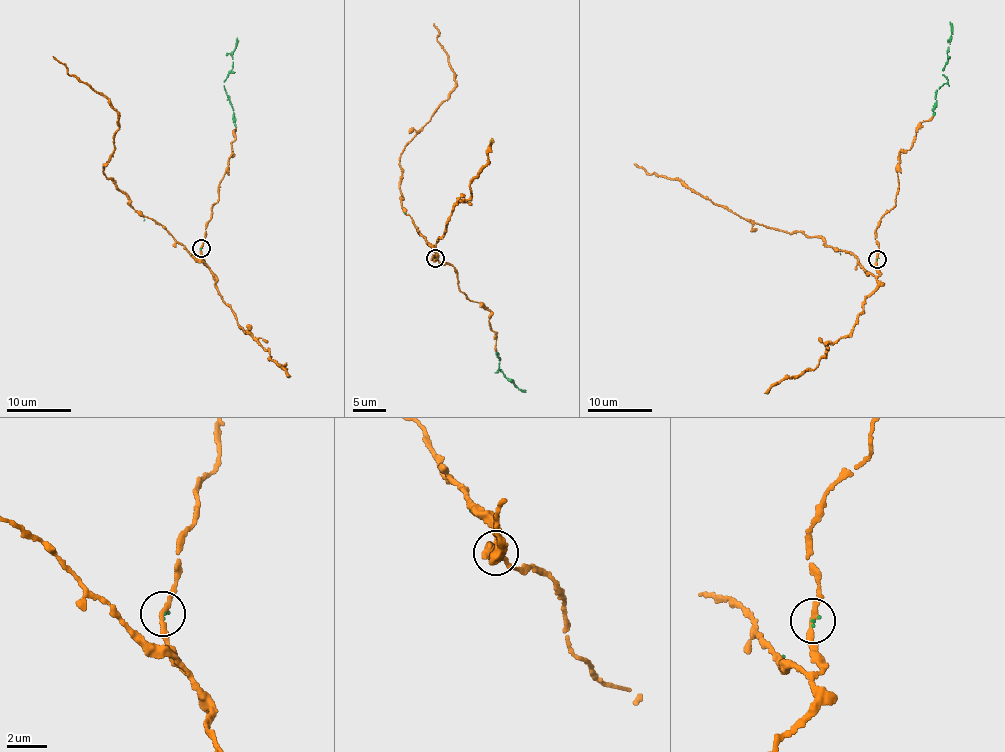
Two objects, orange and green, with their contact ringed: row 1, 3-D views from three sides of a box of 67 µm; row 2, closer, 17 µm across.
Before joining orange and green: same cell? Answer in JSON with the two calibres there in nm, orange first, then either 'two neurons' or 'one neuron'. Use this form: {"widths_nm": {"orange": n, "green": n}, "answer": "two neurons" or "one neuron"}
{"widths_nm": {"orange": 260, "green": 110}, "answer": "one neuron"}

